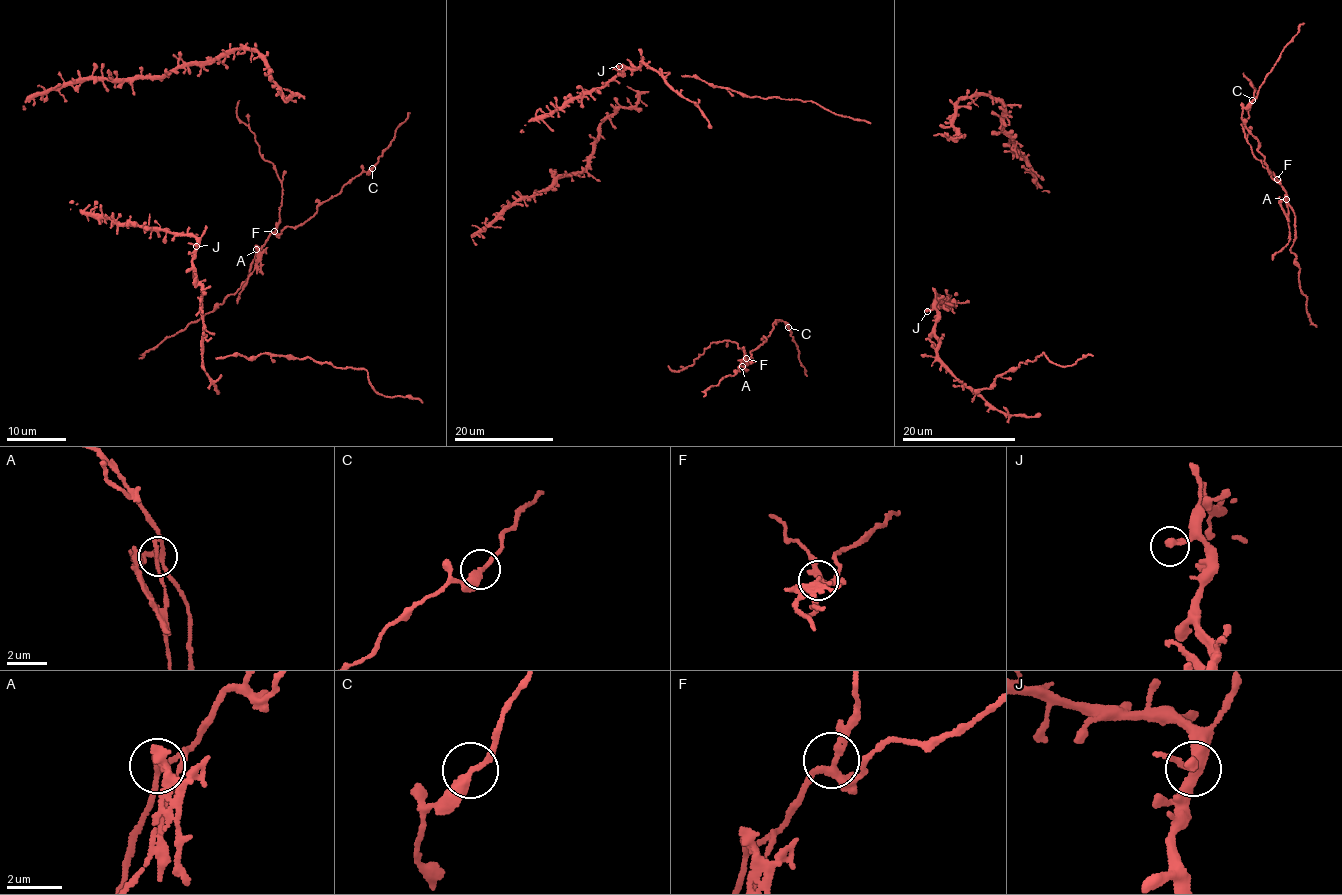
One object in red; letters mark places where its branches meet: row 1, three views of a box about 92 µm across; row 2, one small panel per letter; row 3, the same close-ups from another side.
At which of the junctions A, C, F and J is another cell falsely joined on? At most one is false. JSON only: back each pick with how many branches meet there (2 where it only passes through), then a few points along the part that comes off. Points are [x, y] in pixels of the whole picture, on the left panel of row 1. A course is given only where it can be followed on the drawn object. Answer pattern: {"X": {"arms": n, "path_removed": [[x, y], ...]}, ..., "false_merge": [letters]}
{"A": {"arms": 3, "path_removed": [[256, 249], [259, 253], [256, 268], [236, 303]]}, "false_merge": ["A"]}

